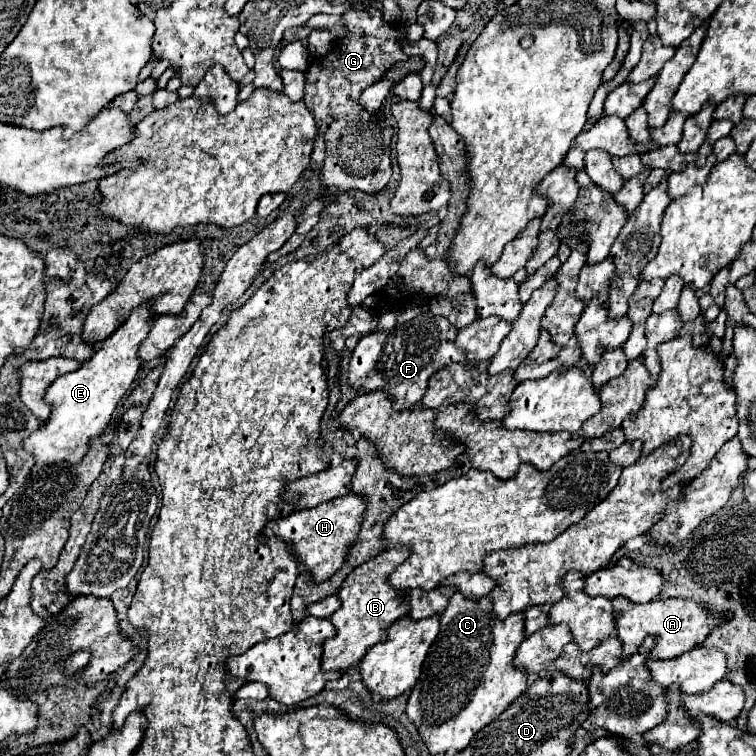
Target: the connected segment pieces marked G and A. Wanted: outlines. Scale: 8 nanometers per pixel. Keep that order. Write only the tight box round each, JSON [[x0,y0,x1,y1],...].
[[278,2,410,254],[612,598,726,658]]

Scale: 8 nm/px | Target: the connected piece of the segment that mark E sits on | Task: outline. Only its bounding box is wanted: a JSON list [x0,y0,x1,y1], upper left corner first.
[24,302,154,464]

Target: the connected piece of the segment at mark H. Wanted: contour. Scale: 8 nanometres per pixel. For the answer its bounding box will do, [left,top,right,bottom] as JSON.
[266,492,366,582]

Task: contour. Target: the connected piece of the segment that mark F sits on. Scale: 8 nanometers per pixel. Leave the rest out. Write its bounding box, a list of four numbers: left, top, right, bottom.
[348,312,466,410]

